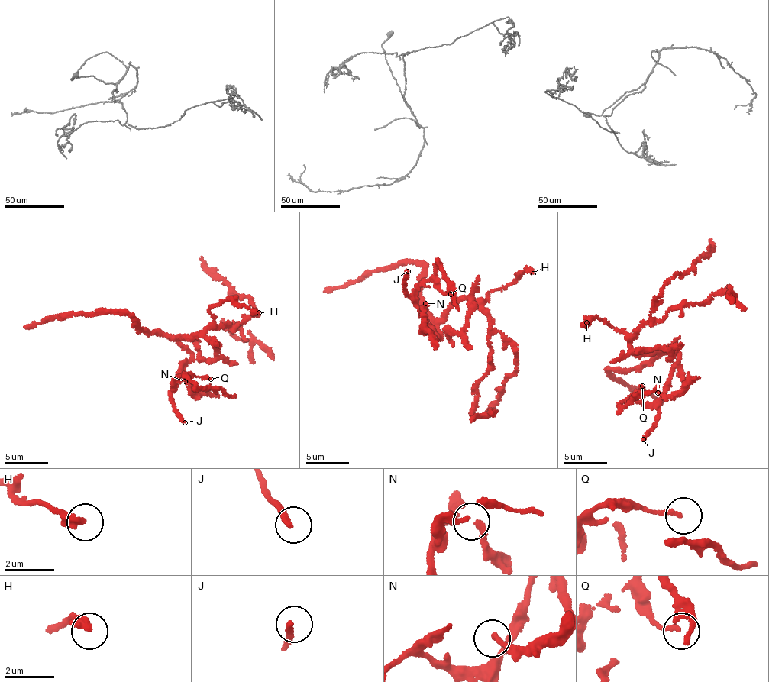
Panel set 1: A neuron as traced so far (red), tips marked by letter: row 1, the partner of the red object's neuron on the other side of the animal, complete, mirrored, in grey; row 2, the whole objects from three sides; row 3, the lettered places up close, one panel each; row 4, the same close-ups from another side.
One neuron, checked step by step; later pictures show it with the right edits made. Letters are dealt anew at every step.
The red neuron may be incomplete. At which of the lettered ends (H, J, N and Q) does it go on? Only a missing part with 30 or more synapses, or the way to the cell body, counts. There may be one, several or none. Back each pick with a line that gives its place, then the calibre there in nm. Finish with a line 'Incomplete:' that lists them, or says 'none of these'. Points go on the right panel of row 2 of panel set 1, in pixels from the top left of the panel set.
Incomplete: none of these

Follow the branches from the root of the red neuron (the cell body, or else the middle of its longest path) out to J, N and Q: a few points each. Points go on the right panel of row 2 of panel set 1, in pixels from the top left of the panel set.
J: (645, 353), (650, 355), (672, 350), (679, 355), (679, 359), (660, 399), (660, 418), (654, 428), (643, 439)
N: (645, 353), (650, 355), (672, 350), (679, 355), (682, 380), (686, 388), (676, 393), (662, 396), (657, 392)
Q: (645, 353), (650, 355), (672, 350), (679, 359), (669, 384), (659, 399), (649, 403), (635, 398), (642, 386)

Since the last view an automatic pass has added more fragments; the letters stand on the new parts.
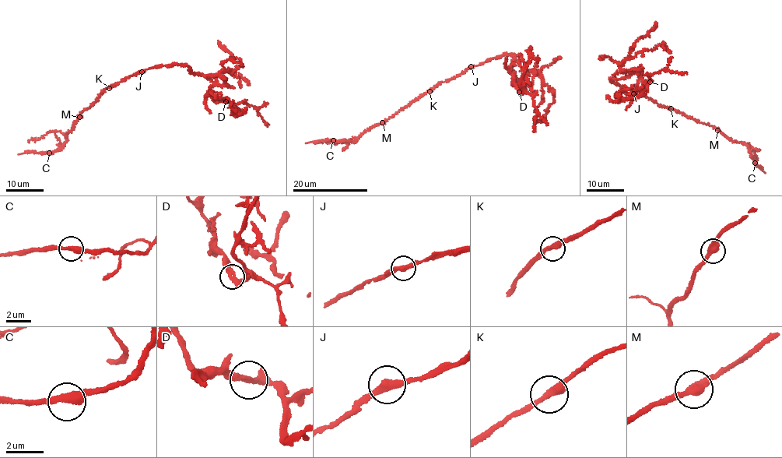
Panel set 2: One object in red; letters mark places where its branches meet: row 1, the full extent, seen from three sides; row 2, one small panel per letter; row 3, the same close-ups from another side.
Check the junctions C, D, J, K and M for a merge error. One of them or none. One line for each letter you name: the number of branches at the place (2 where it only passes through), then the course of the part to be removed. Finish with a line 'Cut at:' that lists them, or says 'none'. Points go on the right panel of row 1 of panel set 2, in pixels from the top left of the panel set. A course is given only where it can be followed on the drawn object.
Cut at: none

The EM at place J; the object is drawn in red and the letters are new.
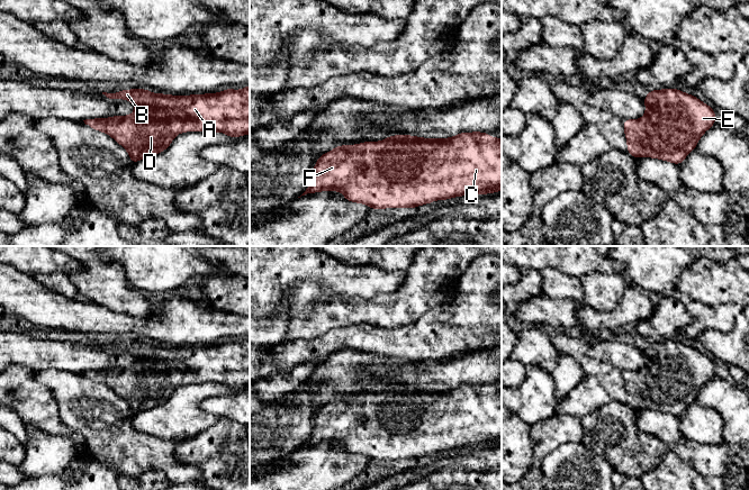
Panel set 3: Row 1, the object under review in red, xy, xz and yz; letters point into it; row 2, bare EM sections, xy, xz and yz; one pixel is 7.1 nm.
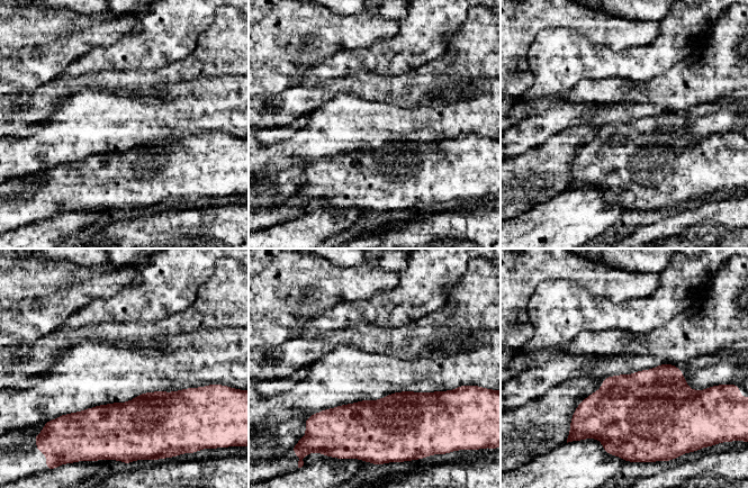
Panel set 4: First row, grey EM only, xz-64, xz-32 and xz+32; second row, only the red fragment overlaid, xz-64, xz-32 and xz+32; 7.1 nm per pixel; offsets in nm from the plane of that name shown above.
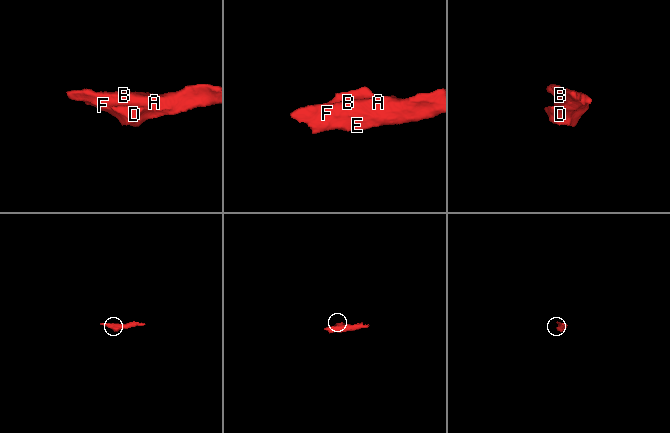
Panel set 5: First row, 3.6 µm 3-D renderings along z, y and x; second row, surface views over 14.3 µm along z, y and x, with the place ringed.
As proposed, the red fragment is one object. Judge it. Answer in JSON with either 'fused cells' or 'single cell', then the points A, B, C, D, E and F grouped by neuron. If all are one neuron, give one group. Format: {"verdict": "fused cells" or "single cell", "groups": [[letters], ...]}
{"verdict": "single cell", "groups": [["A", "B", "C", "D", "E", "F"]]}

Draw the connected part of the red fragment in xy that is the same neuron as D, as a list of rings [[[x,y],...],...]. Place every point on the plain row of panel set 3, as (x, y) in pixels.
[[[250,337],[242,342],[225,341],[218,345],[191,347],[155,346],[145,341],[102,346],[109,351],[128,352],[136,362],[129,368],[91,370],[83,373],[89,379],[111,388],[128,403],[132,415],[165,402],[178,385],[186,383],[225,384],[229,390],[250,385]]]

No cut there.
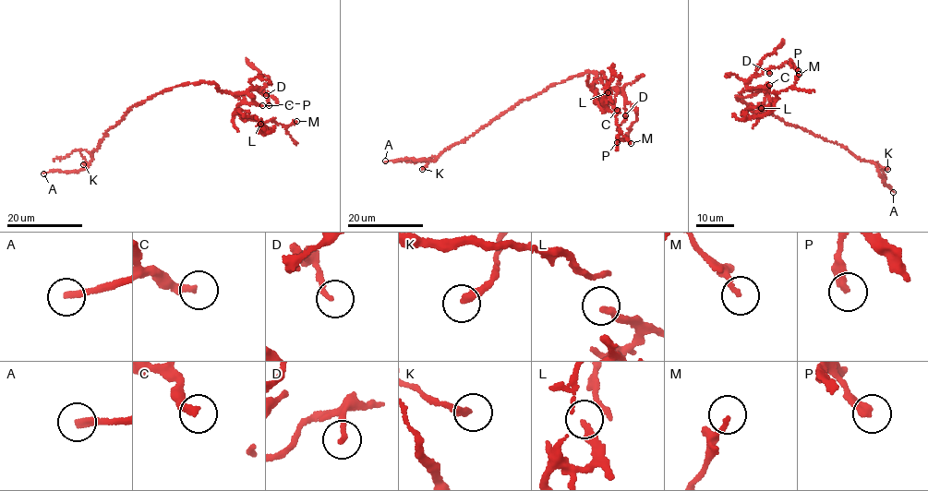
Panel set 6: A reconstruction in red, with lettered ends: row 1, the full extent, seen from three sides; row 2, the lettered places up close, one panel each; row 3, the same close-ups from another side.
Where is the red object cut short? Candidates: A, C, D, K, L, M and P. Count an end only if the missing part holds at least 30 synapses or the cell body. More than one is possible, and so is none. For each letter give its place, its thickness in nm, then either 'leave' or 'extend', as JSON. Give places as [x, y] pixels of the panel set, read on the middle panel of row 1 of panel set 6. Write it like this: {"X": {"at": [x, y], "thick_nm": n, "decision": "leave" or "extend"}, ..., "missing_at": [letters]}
{"A": {"at": [385, 161], "thick_nm": 240, "decision": "extend"}, "C": {"at": [617, 110], "thick_nm": 280, "decision": "extend"}, "D": {"at": [625, 115], "thick_nm": 190, "decision": "extend"}, "K": {"at": [422, 169], "thick_nm": 280, "decision": "leave"}, "L": {"at": [608, 92], "thick_nm": 180, "decision": "leave"}, "M": {"at": [631, 143], "thick_nm": 170, "decision": "leave"}, "P": {"at": [617, 142], "thick_nm": 320, "decision": "leave"}, "missing_at": ["A", "C", "D"]}

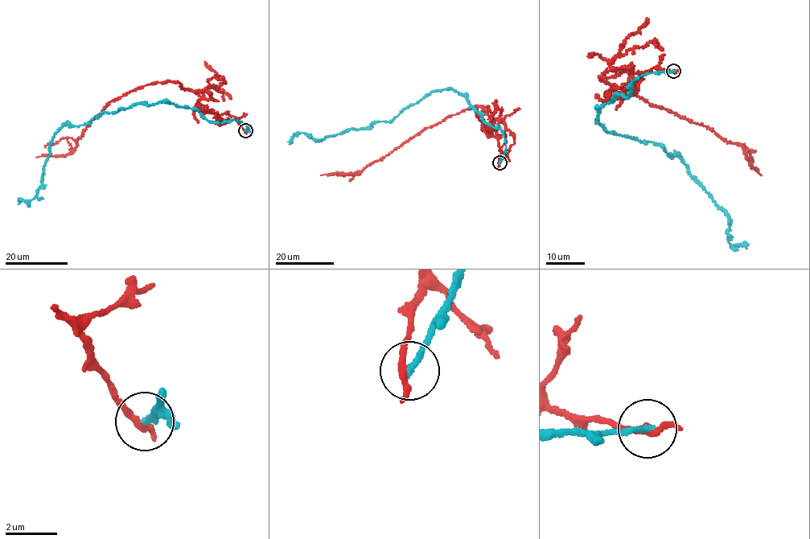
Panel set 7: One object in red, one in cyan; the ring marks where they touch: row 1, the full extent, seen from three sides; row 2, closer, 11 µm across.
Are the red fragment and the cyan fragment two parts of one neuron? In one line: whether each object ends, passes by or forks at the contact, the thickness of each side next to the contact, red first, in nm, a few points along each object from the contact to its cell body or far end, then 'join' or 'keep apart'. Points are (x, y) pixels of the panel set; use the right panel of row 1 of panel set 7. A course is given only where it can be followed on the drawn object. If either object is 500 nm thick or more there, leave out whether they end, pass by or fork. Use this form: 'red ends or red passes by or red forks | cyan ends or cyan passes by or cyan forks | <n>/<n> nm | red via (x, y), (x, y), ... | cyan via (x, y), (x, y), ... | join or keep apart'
red passes by | cyan ends | 240/240 nm | red via (674, 72), (655, 67), (642, 72), (635, 84), (632, 70), (627, 69), (601, 79), (738, 144), (760, 175) | cyan via (674, 72), (633, 79), (627, 98), (598, 107), (597, 121), (679, 156), (729, 217), (728, 242), (747, 244) | keep apart

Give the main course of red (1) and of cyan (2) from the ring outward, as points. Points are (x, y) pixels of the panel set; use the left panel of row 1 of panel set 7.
1: (245, 131), (226, 113), (203, 111), (195, 92), (170, 81), (140, 87), (107, 104), (71, 153), (36, 158)
2: (245, 131), (236, 119), (209, 121), (166, 100), (62, 125), (37, 195), (18, 202)

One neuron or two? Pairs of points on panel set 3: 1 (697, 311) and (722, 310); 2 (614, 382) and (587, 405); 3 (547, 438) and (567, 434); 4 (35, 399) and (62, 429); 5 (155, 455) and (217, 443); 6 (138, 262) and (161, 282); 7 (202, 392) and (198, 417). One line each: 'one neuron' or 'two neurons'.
1: one neuron
2: one neuron
3: one neuron
4: one neuron
5: two neurons
6: one neuron
7: one neuron

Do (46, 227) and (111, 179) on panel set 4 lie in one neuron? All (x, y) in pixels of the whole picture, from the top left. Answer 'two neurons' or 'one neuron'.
two neurons

